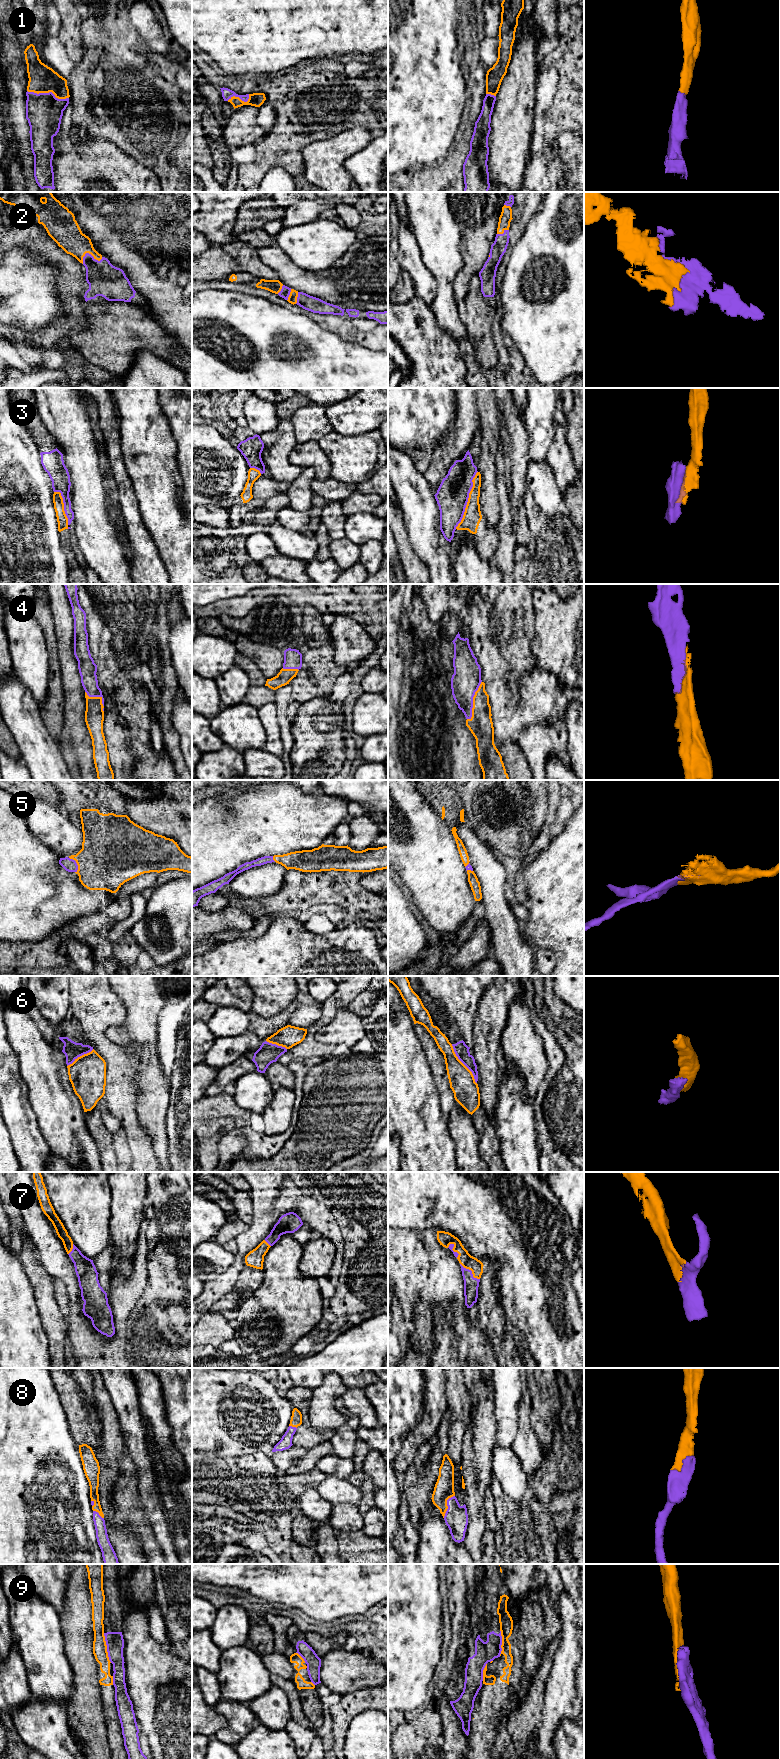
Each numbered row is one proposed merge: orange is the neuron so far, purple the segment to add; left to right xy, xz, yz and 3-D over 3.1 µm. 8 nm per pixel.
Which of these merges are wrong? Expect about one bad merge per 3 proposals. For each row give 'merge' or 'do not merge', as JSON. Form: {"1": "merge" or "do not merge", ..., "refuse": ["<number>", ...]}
{"1": "merge", "2": "merge", "3": "do not merge", "4": "merge", "5": "merge", "6": "do not merge", "7": "merge", "8": "merge", "9": "do not merge", "refuse": ["3", "6", "9"]}

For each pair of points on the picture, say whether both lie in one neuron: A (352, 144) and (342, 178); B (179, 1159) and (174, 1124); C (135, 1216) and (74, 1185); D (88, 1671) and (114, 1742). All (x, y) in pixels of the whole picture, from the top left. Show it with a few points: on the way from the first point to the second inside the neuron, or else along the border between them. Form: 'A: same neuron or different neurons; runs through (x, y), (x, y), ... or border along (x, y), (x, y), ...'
A: same neuron; runs through (344, 152), (338, 158), (338, 170)
B: same neuron; runs through (179, 1150), (177, 1133)
C: different neurons; border along (108, 1182), (110, 1188), (109, 1227)
D: different neurons; border along (99, 1688), (107, 1734)

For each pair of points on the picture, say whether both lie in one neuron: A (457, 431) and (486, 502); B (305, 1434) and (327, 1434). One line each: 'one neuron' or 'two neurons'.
A: two neurons
B: one neuron

